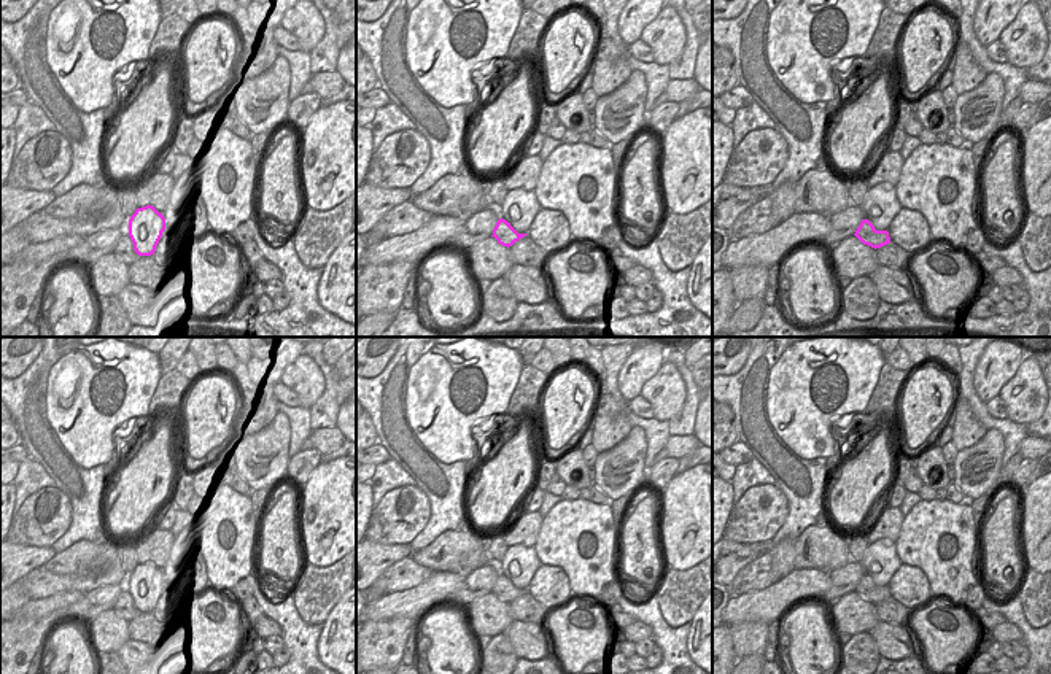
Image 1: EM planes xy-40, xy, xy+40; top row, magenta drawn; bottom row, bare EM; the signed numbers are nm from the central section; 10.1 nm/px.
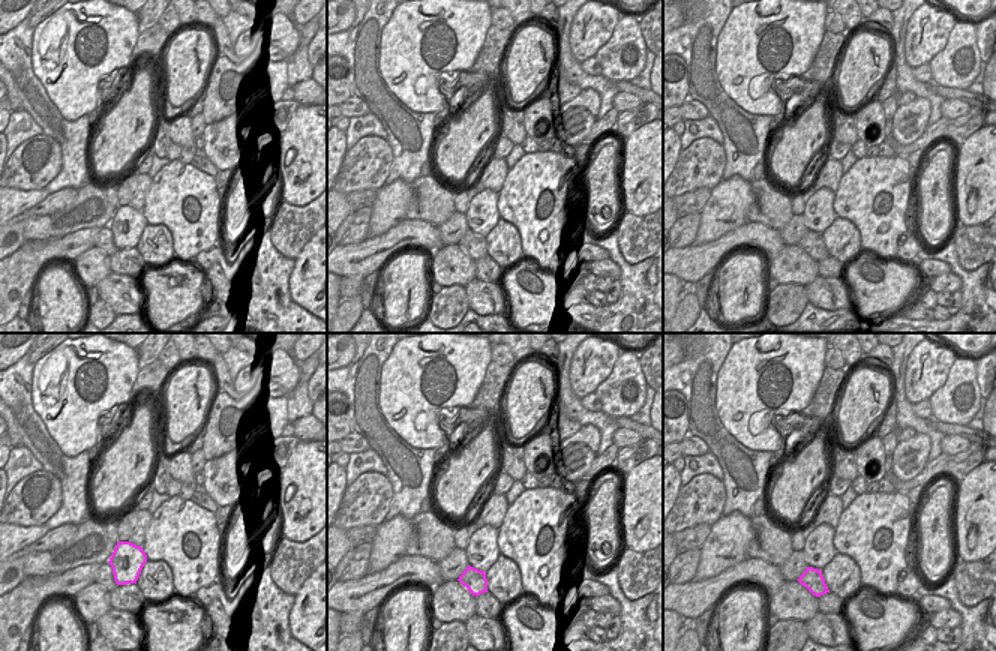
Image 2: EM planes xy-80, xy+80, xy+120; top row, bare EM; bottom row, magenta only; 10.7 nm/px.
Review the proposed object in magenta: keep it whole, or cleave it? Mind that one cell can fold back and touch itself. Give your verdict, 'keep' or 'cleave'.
cleave

